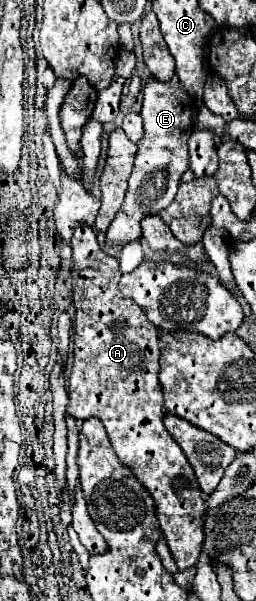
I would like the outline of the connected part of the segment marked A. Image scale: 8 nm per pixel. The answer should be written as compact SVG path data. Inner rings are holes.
M76 224L74 236L70 240L72 252L80 256L72 256L72 288L74 288L74 306L76 306L76 320L74 320L74 368L68 380L70 386L70 404L66 412L78 420L86 420L96 416L102 420L108 438L112 442L114 452L118 458L132 470L132 474L148 488L156 502L156 514L160 528L164 532L166 544L178 564L180 570L192 568L202 552L204 544L204 514L206 502L202 498L202 490L194 476L192 466L188 464L184 452L174 442L174 438L164 428L164 404L162 404L162 388L158 382L158 330L148 318L144 316L142 308L132 300L124 298L118 290L120 270L118 260L112 256L104 256L100 252L100 244L96 234L86 224Z

